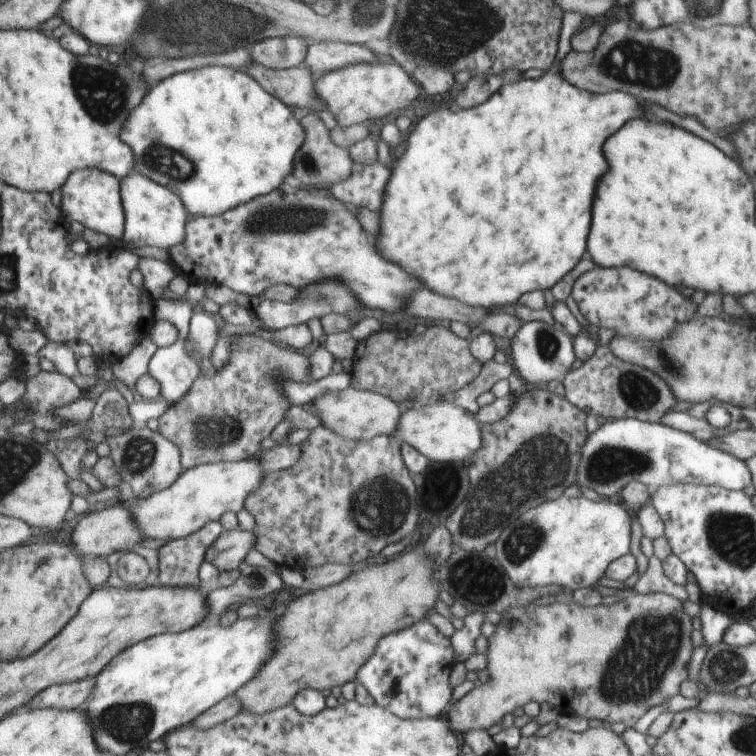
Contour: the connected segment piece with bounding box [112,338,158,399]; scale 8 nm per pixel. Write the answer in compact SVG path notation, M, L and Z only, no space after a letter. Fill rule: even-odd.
M144 338L128 354L127 358L112 364L114 377L130 389L138 399L140 399L140 394L136 389L137 381L148 371L149 361L156 350L158 350L158 346L150 338Z

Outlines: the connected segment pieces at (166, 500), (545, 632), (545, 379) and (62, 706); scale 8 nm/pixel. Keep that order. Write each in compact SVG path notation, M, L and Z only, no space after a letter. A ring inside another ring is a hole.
M260 454L242 461L219 461L196 466L180 474L169 488L153 493L148 499L134 500L129 505L131 517L146 538L188 537L211 521L219 521L229 511L239 513L250 494L262 487L265 470Z
M636 593L626 599L619 600L611 606L582 606L576 602L556 602L555 604L544 604L544 606L517 606L513 605L506 613L502 613L501 621L496 625L496 631L488 638L488 667L482 675L480 686L476 686L464 696L460 701L451 704L444 715L449 720L449 724L454 732L462 735L470 730L487 730L496 724L501 724L506 714L512 714L516 708L523 708L528 702L535 701L538 705L550 704L558 710L570 710L576 715L586 718L592 722L602 723L611 726L624 723L627 729L635 724L651 708L659 706L669 699L679 695L680 685L688 679L688 666L691 663L694 646L691 642L691 632L693 625L690 617L684 610L684 604L678 598L665 593L651 593L642 595ZM536 648L542 648L542 662L536 662Z
M534 321L524 323L512 339L509 359L516 366L519 377L545 387L552 380L561 381L577 365L573 347L573 338L562 327Z
M93 676L74 683L50 686L36 698L32 698L26 706L30 709L48 708L66 711L80 709L89 701L94 682Z

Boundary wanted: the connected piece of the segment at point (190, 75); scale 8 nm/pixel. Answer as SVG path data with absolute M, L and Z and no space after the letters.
M210 64L206 67L182 71L181 74L174 74L156 84L150 90L148 98L144 100L144 106L134 110L132 118L128 118L128 126L124 126L122 140L132 148L132 151L137 156L138 168L136 168L136 172L167 187L170 191L174 191L186 204L186 208L191 212L192 217L216 217L251 202L252 198L257 198L262 196L262 194L266 195L268 192L272 192L272 190L277 190L282 185L282 182L284 182L284 178L288 174L292 174L294 158L304 143L305 131L299 122L299 117L293 113L293 110L264 90L256 80L253 80L252 76L231 67Z

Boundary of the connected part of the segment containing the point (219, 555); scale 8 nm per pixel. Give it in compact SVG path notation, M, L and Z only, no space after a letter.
M238 528L236 531L225 531L215 545L208 548L205 560L222 572L241 569L245 563L245 557L252 548L255 548L256 542L257 536L254 530L241 531Z

